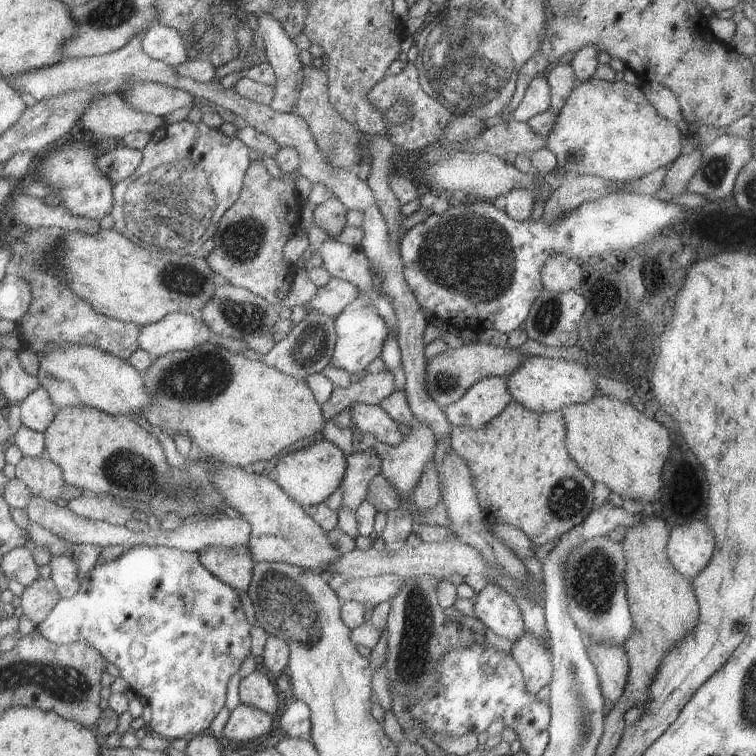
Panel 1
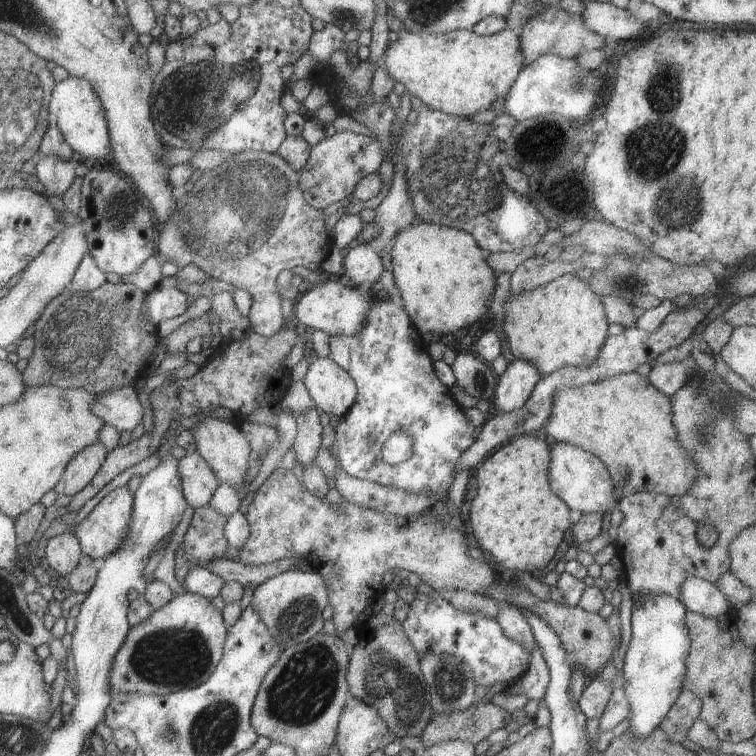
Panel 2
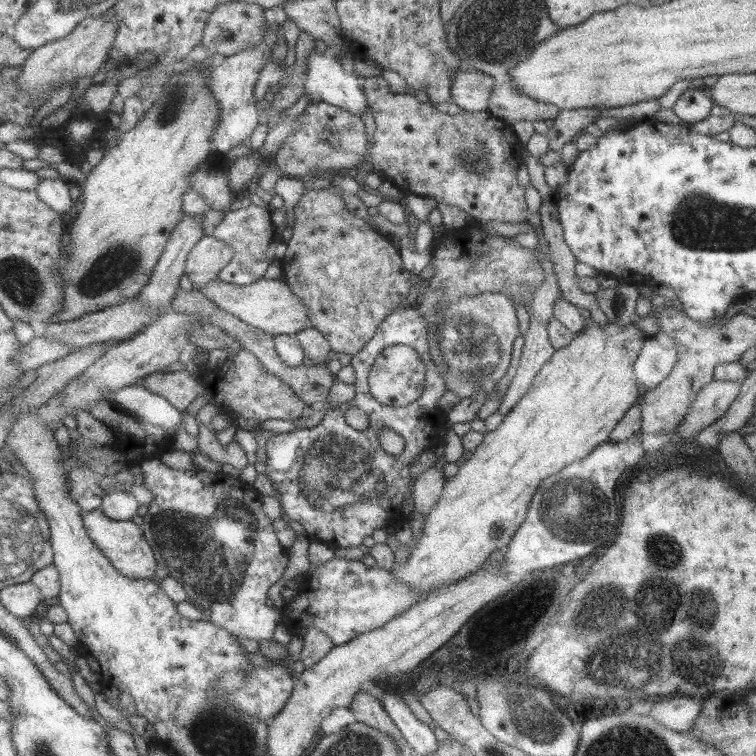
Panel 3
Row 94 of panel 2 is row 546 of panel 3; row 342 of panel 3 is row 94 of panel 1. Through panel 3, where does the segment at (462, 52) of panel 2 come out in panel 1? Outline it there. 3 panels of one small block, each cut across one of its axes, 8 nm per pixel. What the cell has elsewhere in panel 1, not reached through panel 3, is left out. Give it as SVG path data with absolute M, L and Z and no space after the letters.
M595 77L575 81L563 106L556 112L551 132L545 137L546 147L556 156L564 171L595 175L610 181L629 182L676 160L683 136L680 128L661 118L645 100L639 86L621 80L607 82Z

